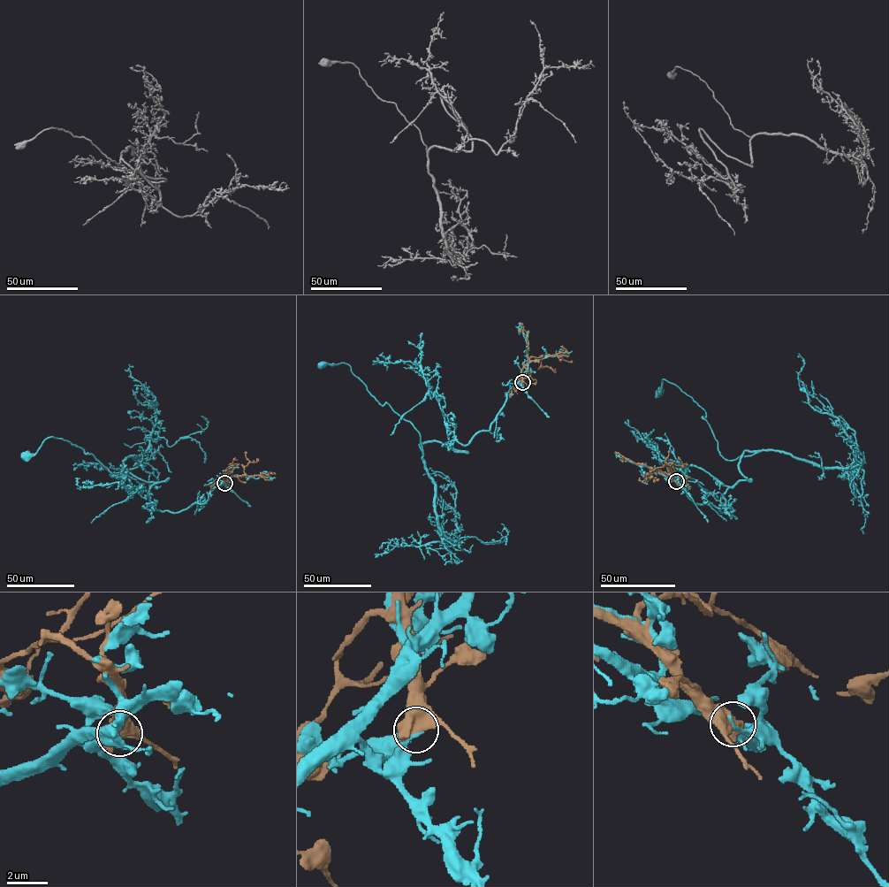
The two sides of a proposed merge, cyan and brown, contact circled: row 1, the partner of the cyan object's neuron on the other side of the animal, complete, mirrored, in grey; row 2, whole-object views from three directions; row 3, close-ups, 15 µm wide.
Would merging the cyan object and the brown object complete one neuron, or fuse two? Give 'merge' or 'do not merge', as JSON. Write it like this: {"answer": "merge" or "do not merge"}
{"answer": "do not merge"}

